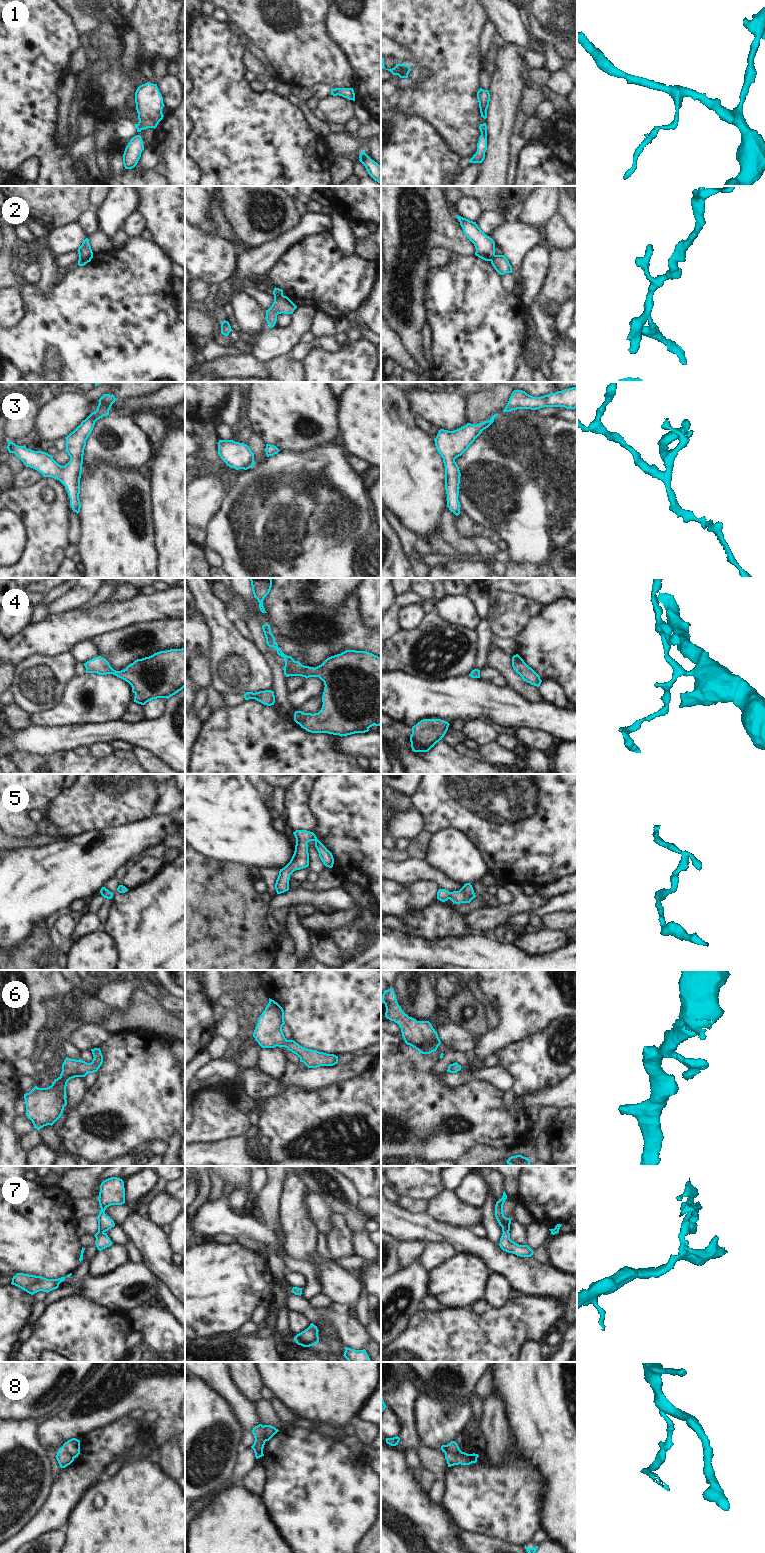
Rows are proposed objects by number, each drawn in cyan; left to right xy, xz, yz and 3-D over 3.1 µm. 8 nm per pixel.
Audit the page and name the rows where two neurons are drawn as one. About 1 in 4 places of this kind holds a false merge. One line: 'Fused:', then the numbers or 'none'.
Fused: 2, 8

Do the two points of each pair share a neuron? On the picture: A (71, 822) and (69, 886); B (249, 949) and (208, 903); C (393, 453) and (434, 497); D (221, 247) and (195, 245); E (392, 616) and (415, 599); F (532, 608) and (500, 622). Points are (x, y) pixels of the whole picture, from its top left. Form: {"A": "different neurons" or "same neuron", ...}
{"A": "different neurons", "B": "same neuron", "C": "same neuron", "D": "same neuron", "E": "same neuron", "F": "same neuron"}

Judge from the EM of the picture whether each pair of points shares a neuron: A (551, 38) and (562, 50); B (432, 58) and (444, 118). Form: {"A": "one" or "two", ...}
{"A": "two", "B": "one"}

